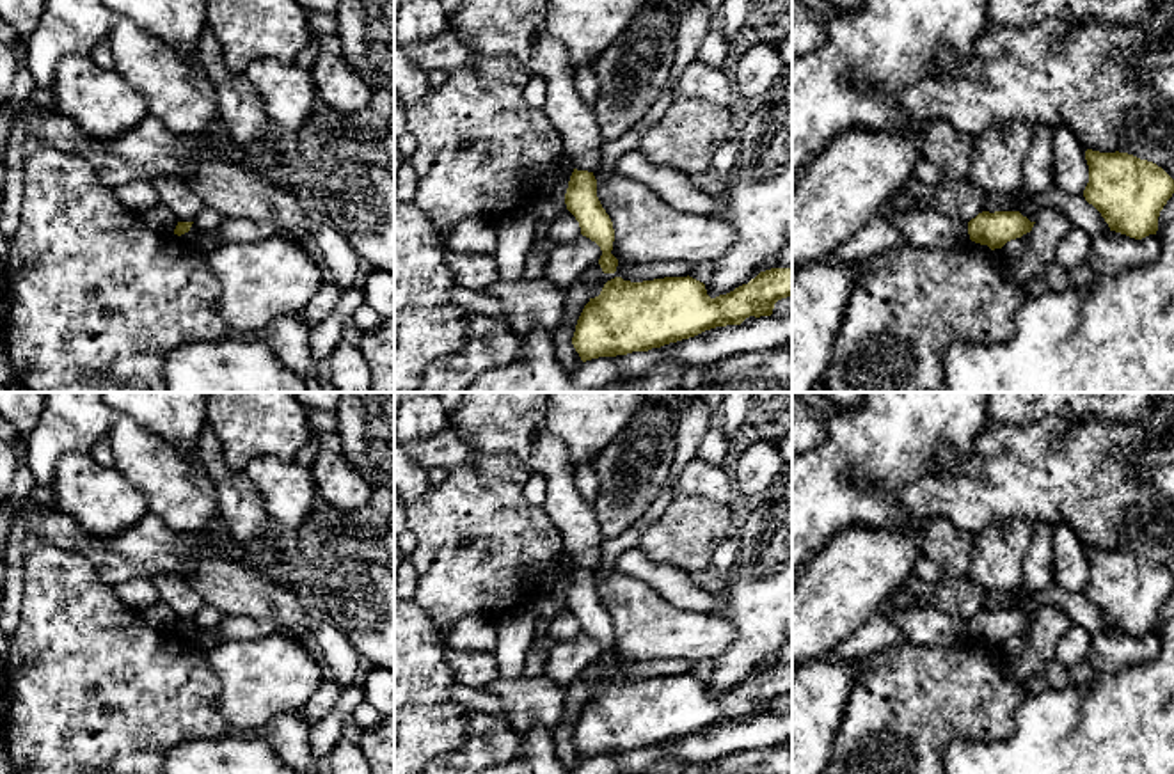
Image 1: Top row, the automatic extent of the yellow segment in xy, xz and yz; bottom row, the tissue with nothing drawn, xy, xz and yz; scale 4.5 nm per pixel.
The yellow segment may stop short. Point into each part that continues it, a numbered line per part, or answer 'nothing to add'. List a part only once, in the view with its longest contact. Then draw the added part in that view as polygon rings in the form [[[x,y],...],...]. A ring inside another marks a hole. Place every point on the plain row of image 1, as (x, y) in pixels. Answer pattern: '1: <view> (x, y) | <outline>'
nothing to add

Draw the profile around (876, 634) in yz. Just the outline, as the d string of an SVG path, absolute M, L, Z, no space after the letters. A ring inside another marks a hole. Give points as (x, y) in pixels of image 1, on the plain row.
M883 612L872 614L861 627L847 636L831 653L831 662L861 660L892 646L906 644L900 628L890 623Z

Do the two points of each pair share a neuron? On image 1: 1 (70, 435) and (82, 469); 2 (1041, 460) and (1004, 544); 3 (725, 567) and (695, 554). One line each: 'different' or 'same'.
1: different
2: different
3: different

